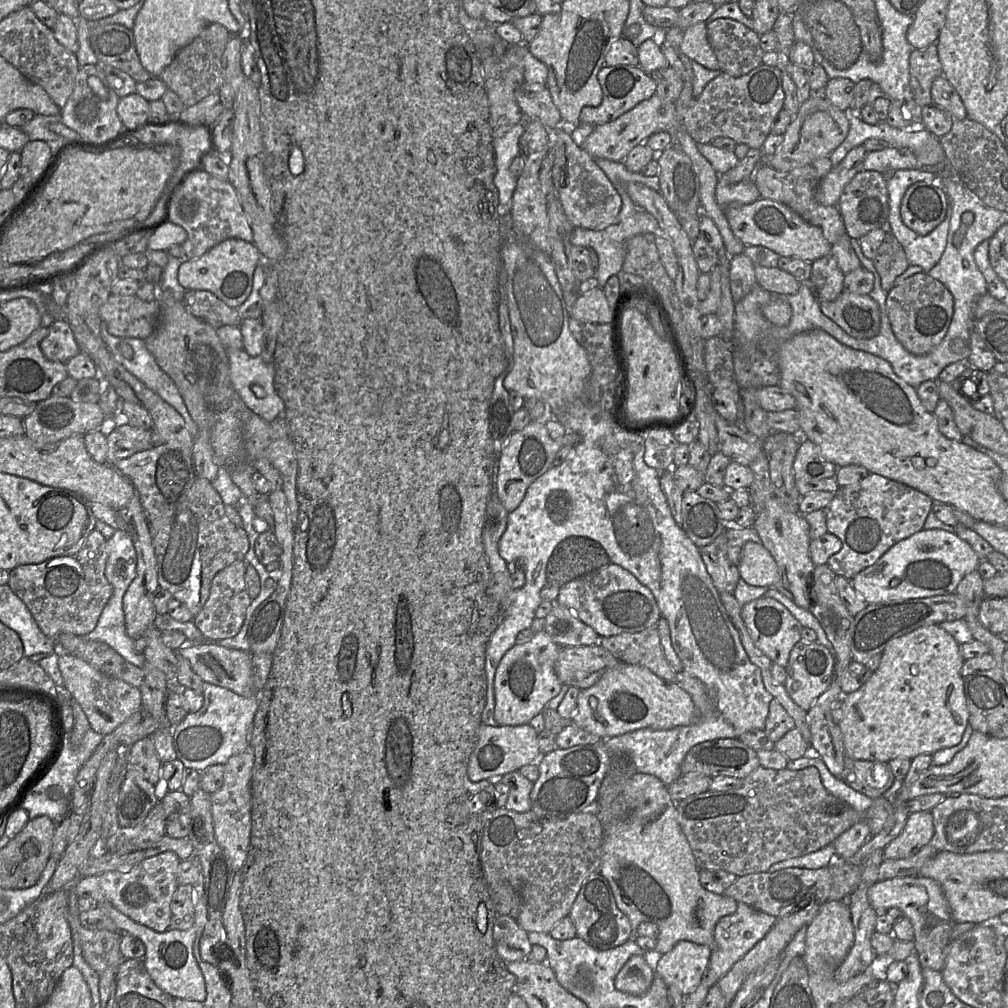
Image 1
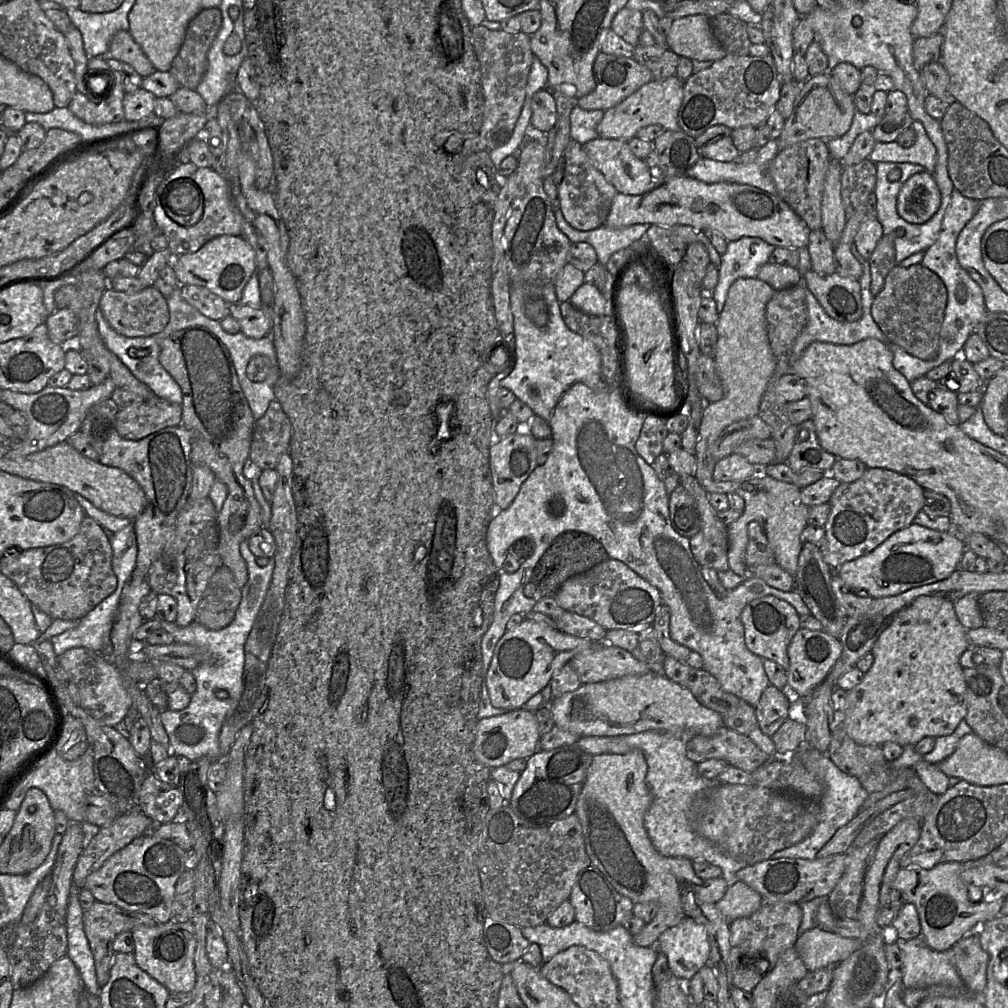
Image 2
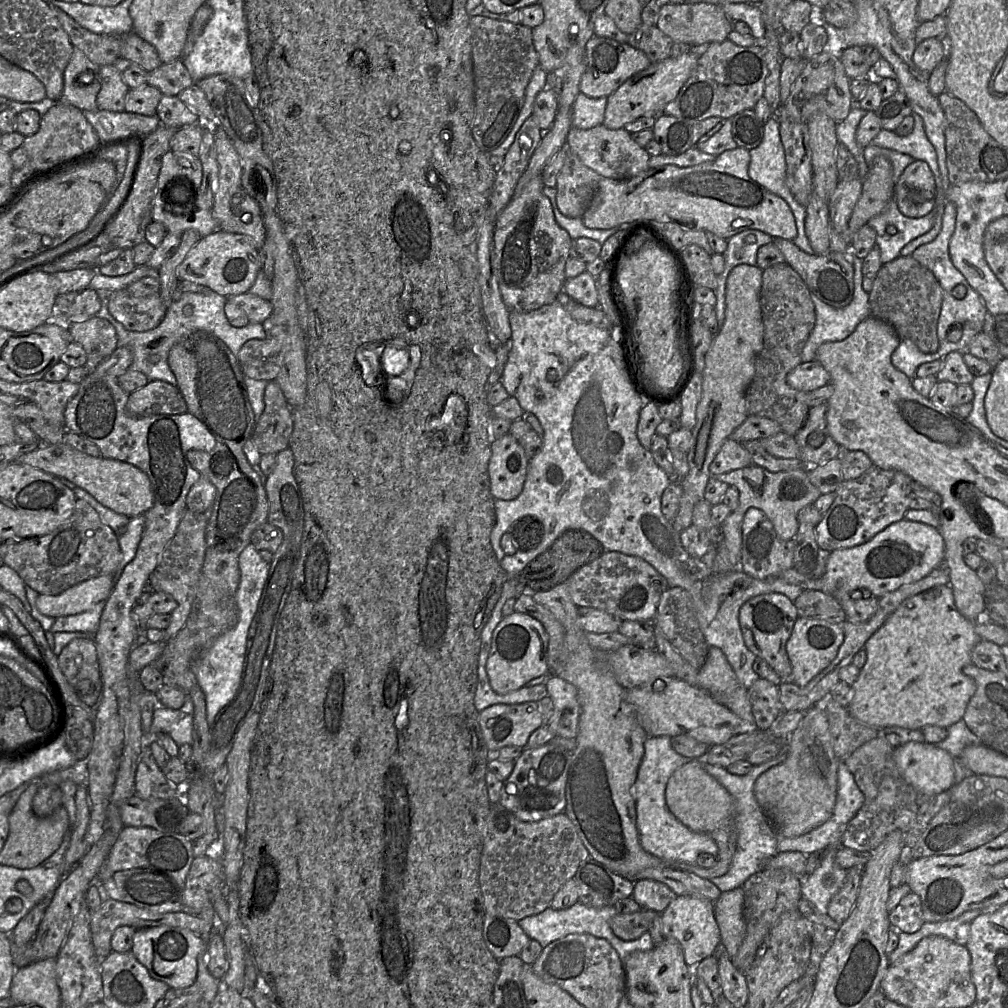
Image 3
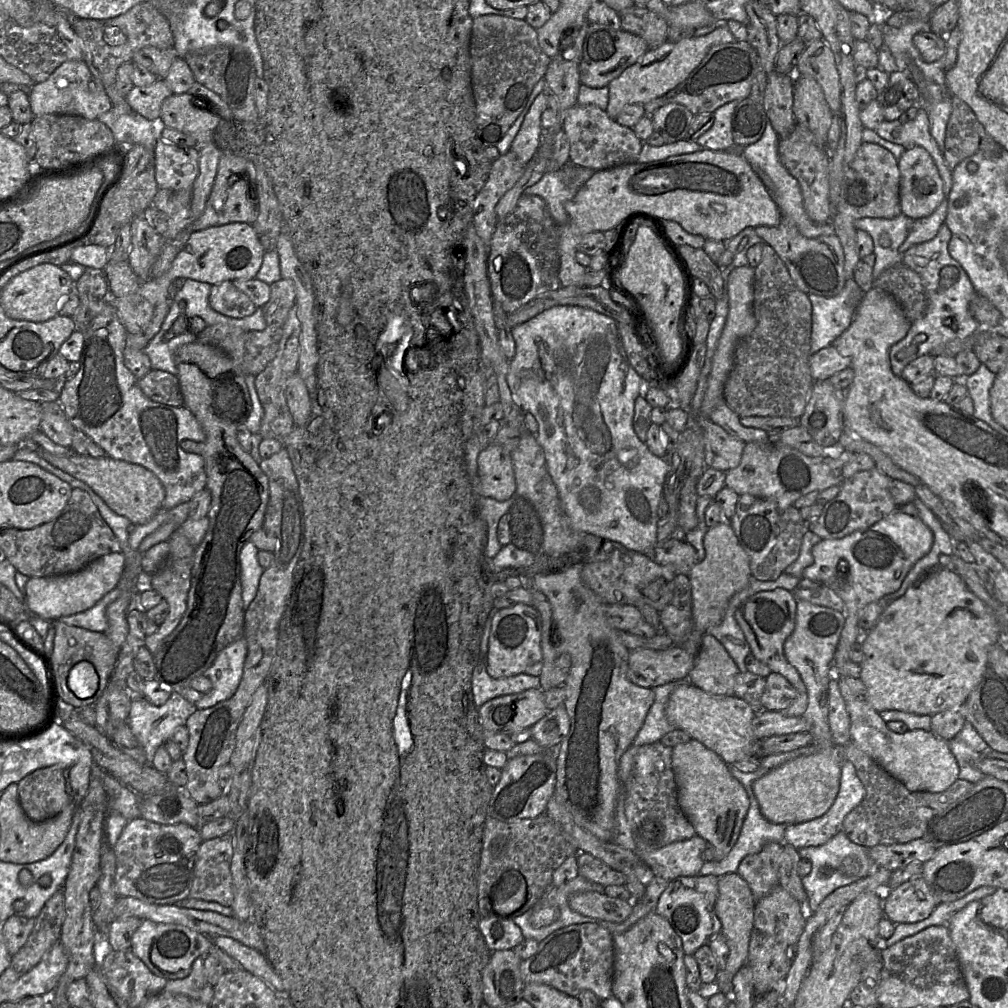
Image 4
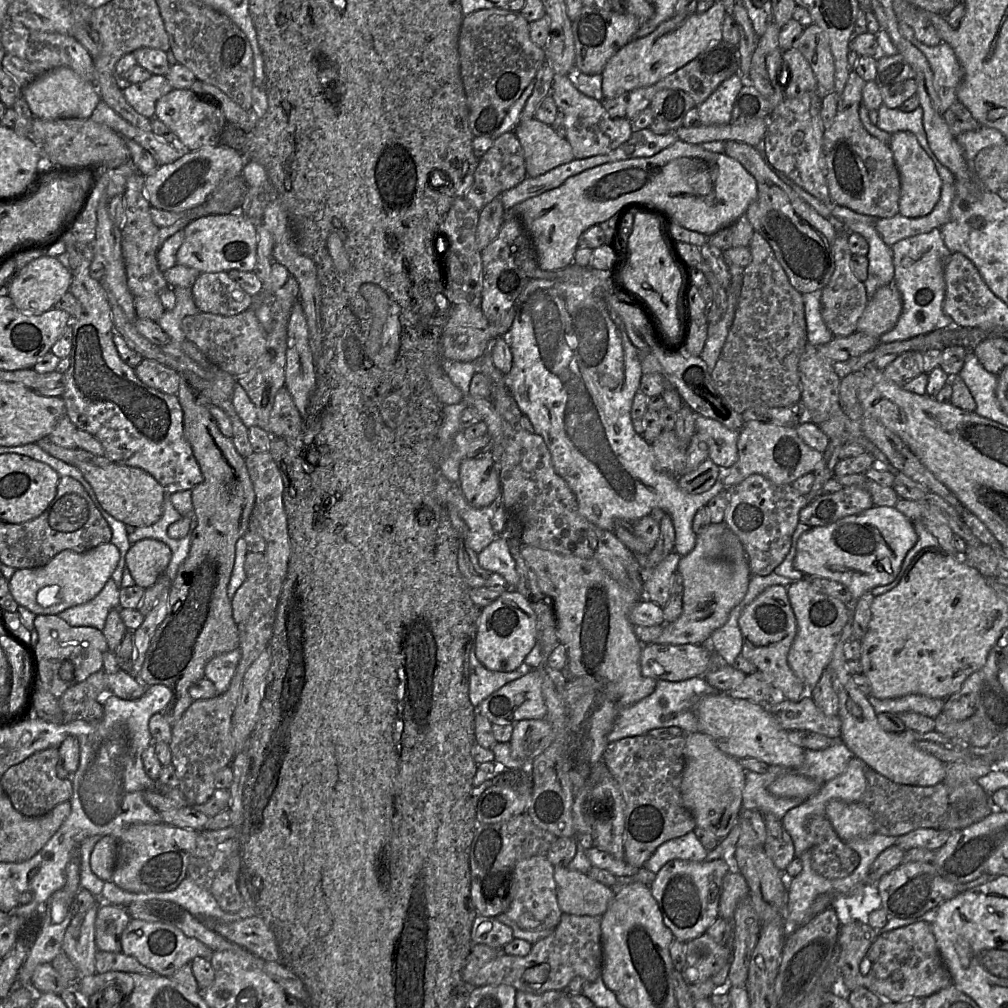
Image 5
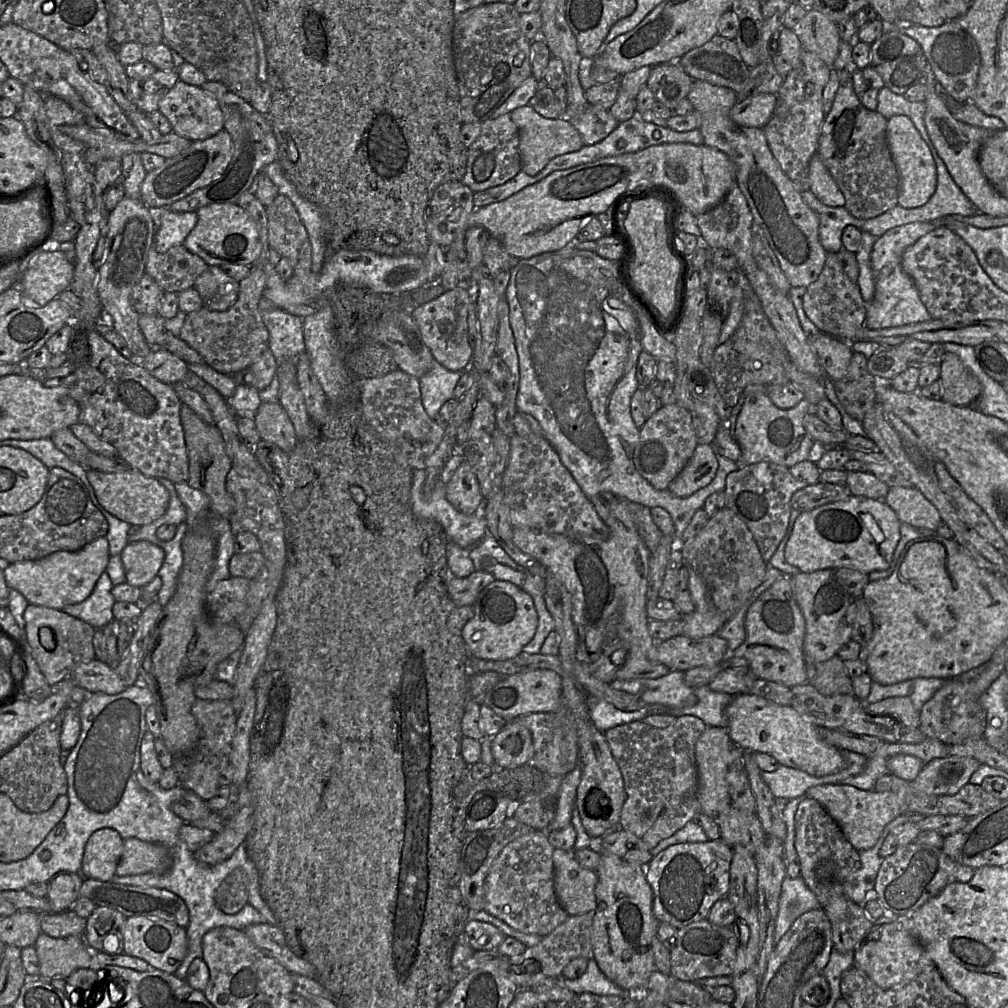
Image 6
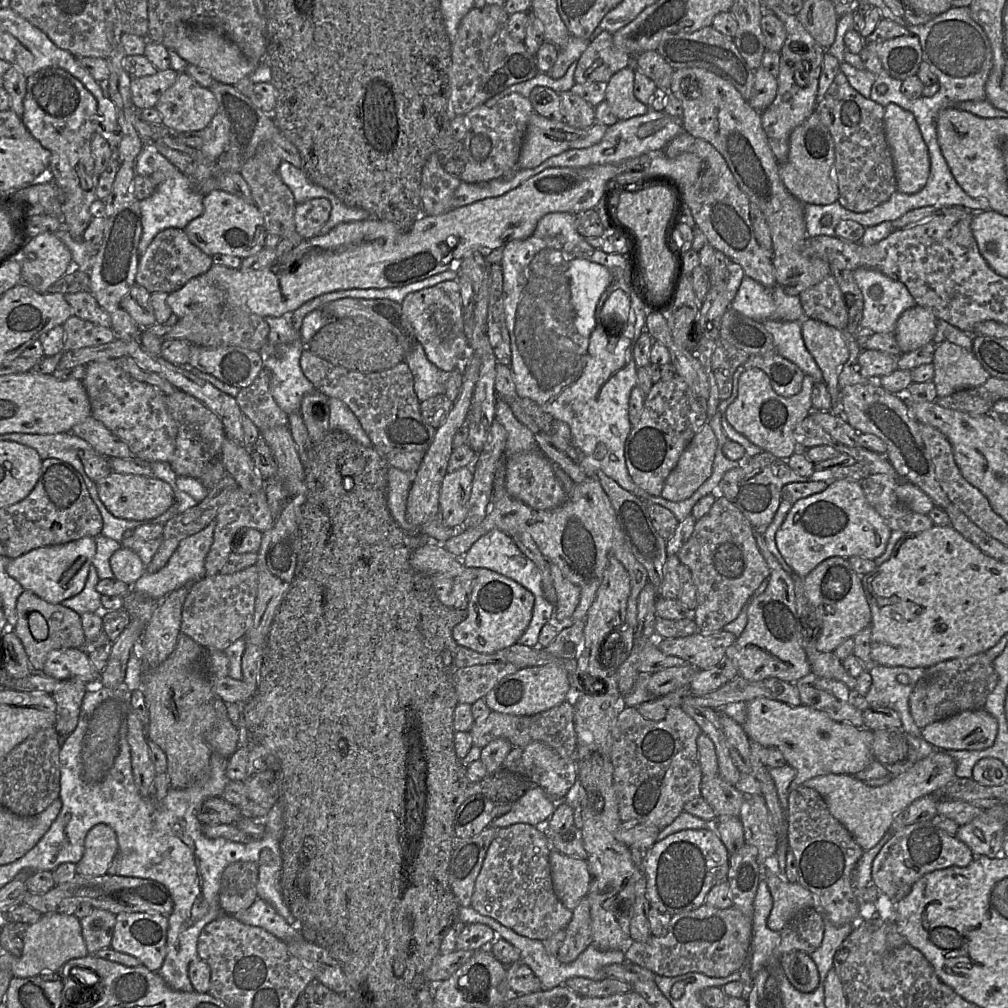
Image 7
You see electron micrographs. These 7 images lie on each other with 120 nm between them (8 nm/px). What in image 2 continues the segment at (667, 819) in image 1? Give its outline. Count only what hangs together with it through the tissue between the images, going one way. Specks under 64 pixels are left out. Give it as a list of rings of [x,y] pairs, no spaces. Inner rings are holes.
[[[632,750],[626,754],[594,755],[577,800],[575,814],[581,822],[586,852],[592,865],[606,876],[618,893],[628,897],[634,904],[654,902],[658,905],[654,919],[633,937],[633,942],[638,946],[656,948],[660,935],[686,917],[681,903],[683,886],[690,885],[689,888],[700,901],[717,904],[725,895],[728,885],[723,877],[701,879],[694,871],[694,861],[683,857],[664,856],[655,849],[644,825],[644,815],[652,802],[646,783],[647,771],[646,759],[640,750]]]

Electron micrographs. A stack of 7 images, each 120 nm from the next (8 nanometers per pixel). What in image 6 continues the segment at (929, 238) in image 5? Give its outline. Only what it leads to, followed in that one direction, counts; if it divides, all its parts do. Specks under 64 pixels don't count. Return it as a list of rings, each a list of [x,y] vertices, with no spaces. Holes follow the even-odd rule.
[[[912,222],[892,228],[876,239],[871,253],[875,293],[873,299],[867,302],[864,326],[870,329],[885,329],[932,320],[913,279],[902,267],[902,256],[908,247],[937,226],[931,222]]]

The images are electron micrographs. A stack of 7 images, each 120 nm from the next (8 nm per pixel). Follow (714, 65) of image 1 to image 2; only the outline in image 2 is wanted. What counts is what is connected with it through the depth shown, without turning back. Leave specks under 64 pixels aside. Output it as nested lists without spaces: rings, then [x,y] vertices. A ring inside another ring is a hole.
[[[703,14],[673,20],[666,39],[673,52],[691,60],[714,62],[727,54],[713,36],[710,18]]]

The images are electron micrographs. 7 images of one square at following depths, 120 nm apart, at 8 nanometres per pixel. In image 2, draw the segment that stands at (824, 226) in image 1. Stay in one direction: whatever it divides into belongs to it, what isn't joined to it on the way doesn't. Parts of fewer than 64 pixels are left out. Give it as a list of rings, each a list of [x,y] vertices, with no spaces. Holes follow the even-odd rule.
[[[809,139],[781,150],[771,161],[767,172],[775,184],[777,195],[812,230],[822,230],[822,196],[831,157],[826,141]]]

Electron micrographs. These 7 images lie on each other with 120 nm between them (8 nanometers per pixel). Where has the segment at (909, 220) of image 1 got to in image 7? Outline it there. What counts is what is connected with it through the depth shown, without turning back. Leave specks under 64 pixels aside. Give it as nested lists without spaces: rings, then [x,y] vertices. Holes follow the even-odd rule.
[[[897,104],[885,107],[884,129],[889,145],[897,182],[897,189],[905,194],[915,194],[926,185],[930,174],[930,156],[914,115]]]

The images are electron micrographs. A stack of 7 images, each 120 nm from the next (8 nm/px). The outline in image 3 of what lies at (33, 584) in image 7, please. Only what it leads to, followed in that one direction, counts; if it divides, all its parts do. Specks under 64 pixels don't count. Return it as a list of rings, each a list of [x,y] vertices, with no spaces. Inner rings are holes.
[[[104,575],[72,586],[56,596],[38,595],[38,611],[48,617],[74,615],[107,600],[114,587],[114,576]]]

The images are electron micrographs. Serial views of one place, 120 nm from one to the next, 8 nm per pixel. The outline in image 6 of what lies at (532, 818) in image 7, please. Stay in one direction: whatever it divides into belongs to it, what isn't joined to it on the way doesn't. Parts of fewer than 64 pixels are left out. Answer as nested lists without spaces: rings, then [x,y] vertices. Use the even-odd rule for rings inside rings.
[[[579,765],[564,776],[559,790],[555,817],[547,830],[559,830],[571,824],[571,814],[575,808],[577,787],[580,780],[581,768]]]

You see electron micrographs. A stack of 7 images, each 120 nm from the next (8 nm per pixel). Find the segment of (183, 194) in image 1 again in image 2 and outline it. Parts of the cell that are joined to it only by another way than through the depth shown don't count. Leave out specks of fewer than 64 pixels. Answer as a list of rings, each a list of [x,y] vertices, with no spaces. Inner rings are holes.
[[[178,157],[166,171],[163,181],[159,184],[155,192],[155,208],[153,210],[155,225],[166,237],[168,248],[174,257],[196,252],[209,240],[220,235],[240,236],[244,217],[235,205],[230,184],[220,170],[207,167],[198,167],[188,160]],[[186,181],[203,193],[203,213],[200,220],[192,226],[181,226],[173,222],[163,209],[164,202],[167,203],[167,195],[173,184]]]

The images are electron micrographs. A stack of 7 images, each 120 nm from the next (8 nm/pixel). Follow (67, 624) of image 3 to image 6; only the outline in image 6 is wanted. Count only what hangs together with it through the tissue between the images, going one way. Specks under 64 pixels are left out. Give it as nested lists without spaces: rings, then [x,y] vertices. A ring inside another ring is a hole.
[[[103,572],[87,599],[64,606],[61,611],[87,622],[95,629],[102,629],[114,620],[112,607],[116,601],[111,593],[113,586],[109,575]]]

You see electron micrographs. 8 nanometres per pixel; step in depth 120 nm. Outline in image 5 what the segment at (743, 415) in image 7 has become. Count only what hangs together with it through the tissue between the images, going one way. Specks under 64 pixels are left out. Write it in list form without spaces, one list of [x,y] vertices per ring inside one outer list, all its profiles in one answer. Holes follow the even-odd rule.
[[[757,420],[744,424],[739,431],[737,447],[738,460],[729,468],[721,468],[721,480],[725,488],[741,483],[752,474],[760,474],[777,485],[791,485],[802,475],[814,472],[823,458],[822,453],[803,442],[795,426]]]

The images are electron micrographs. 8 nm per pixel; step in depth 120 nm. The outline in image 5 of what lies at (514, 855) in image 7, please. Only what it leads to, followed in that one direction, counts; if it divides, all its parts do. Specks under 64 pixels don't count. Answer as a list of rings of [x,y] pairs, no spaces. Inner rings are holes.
[[[534,856],[519,861],[514,868],[514,895],[506,916],[524,930],[555,929],[561,921],[554,878],[554,866],[547,856]]]

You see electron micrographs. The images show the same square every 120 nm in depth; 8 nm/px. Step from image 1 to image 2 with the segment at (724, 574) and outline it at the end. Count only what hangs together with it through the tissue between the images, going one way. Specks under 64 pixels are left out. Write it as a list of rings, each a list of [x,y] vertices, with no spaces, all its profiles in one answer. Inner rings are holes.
[[[693,475],[681,476],[680,484],[695,500],[701,516],[701,529],[690,538],[695,560],[701,568],[708,567],[717,572],[729,570],[728,528],[711,505],[709,494]]]

